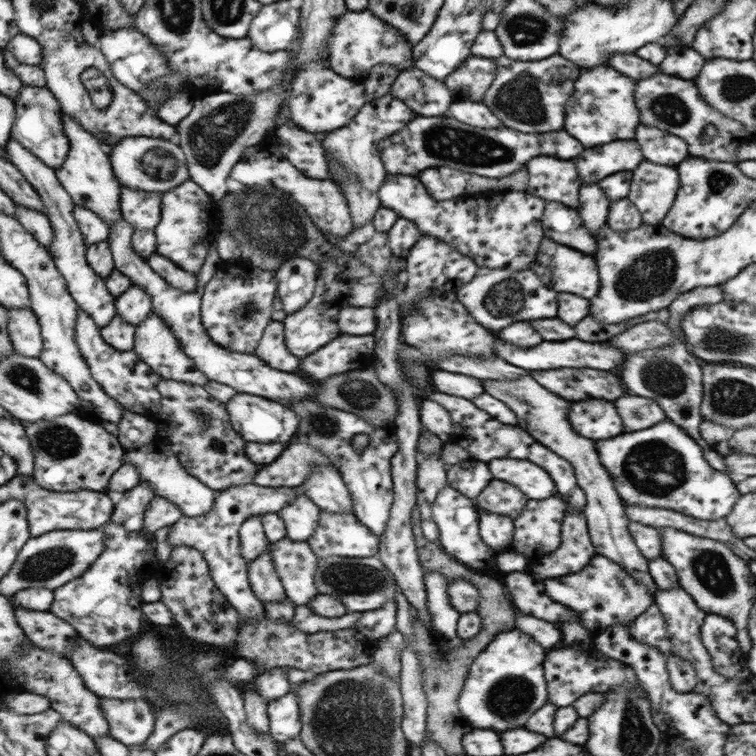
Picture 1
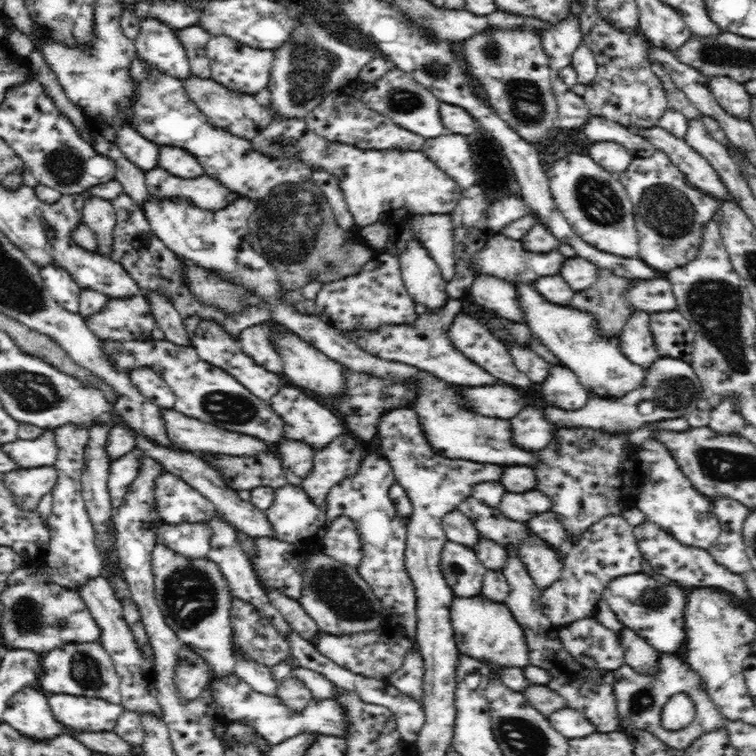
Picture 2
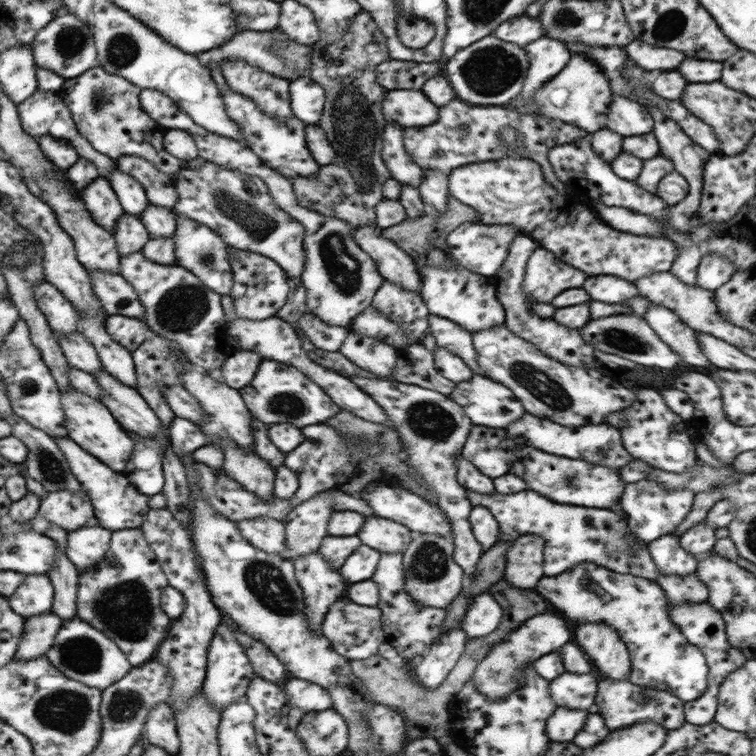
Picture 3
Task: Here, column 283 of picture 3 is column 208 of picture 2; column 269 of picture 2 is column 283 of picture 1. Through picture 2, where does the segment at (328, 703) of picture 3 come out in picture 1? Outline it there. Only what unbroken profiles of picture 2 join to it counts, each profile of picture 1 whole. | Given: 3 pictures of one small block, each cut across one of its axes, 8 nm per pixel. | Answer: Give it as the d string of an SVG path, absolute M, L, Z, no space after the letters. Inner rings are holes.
M291 691L272 700L267 706L270 735L277 744L284 744L288 739L300 734L302 721L297 703L298 696Z

